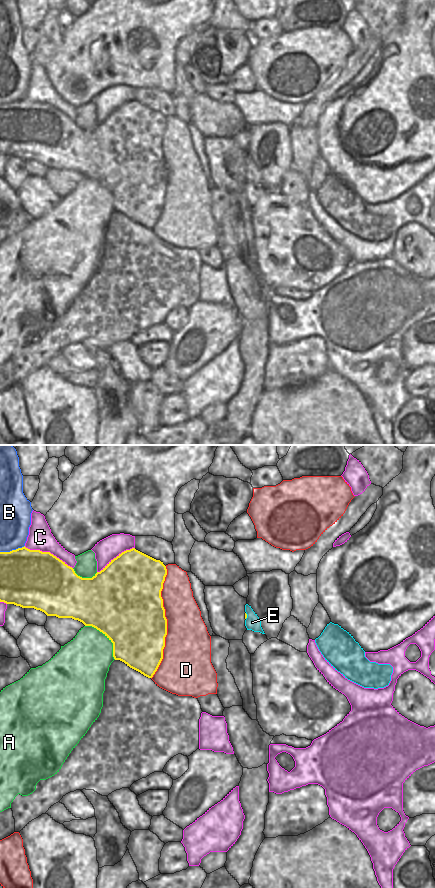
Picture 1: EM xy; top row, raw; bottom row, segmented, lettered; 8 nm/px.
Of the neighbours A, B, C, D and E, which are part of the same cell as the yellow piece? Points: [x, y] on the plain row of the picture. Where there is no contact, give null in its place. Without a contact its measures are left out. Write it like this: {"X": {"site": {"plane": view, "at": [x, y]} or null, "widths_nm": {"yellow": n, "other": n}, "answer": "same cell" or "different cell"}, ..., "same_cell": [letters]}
{"A": {"site": {"plane": "xy", "at": [107, 189]}, "widths_nm": {"yellow": 500, "other": 380}, "answer": "different cell"}, "B": {"site": {"plane": "xy", "at": [12, 102]}, "widths_nm": {"yellow": 440, "other": 260}, "answer": "different cell"}, "C": {"site": {"plane": "xy", "at": [48, 104]}, "widths_nm": {"yellow": 460, "other": 190}, "answer": "different cell"}, "D": {"site": {"plane": "xy", "at": [166, 174]}, "widths_nm": {"yellow": 480, "other": 360}, "answer": "different cell"}, "E": {"site": {"plane": "xy", "at": [246, 168]}, "widths_nm": {"yellow": 20, "other": 120}, "answer": "same cell"}, "same_cell": ["E"]}

